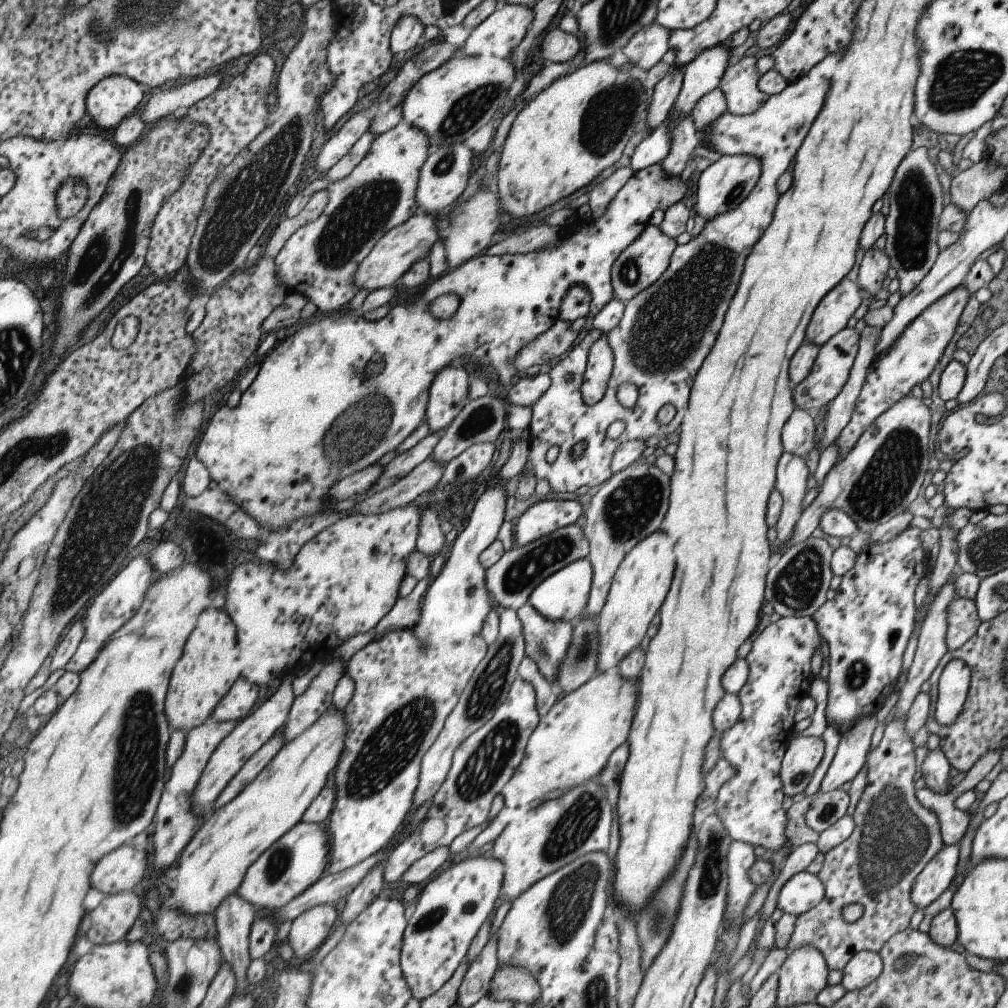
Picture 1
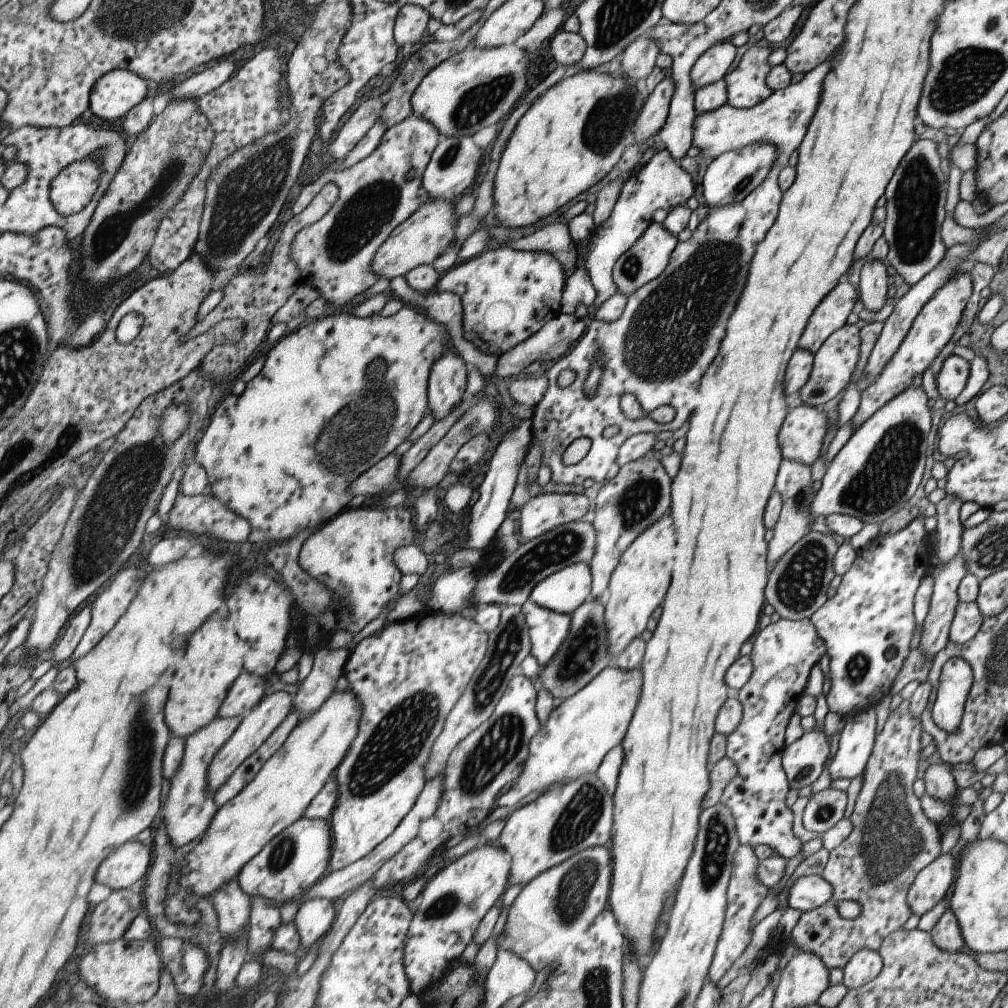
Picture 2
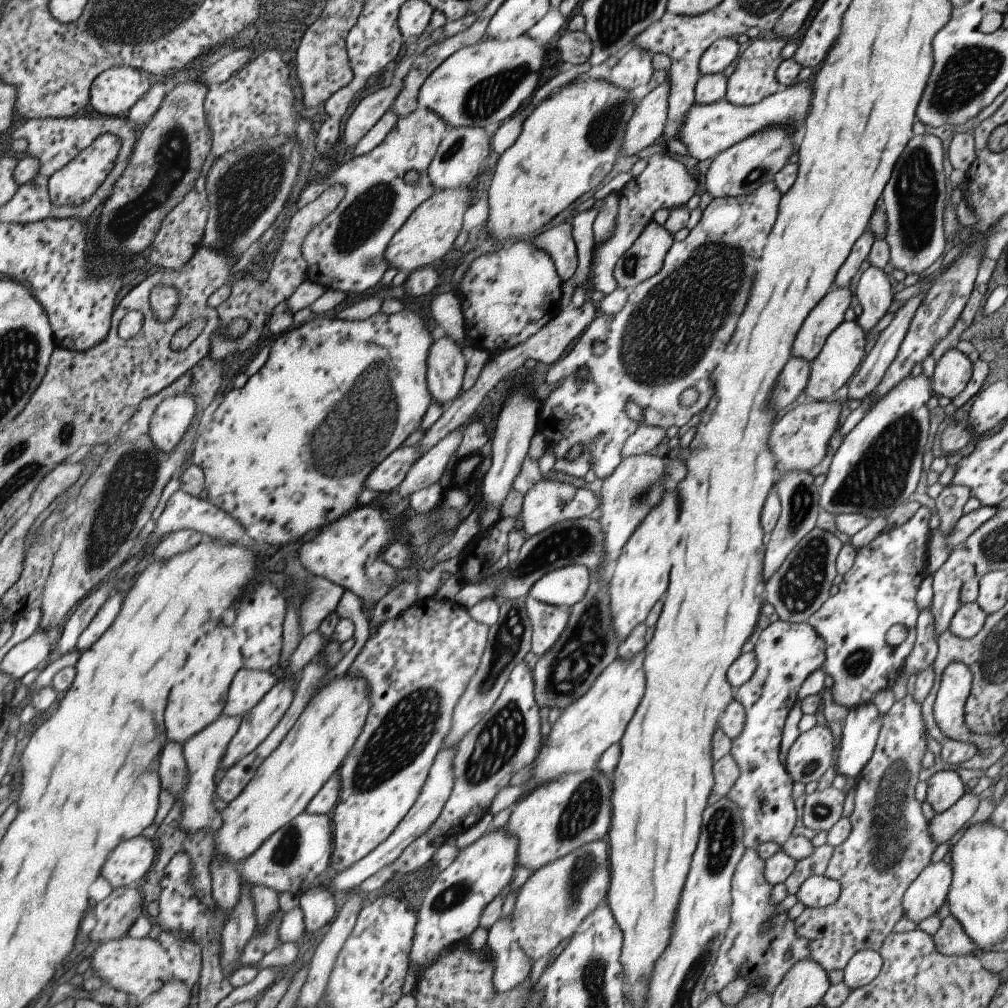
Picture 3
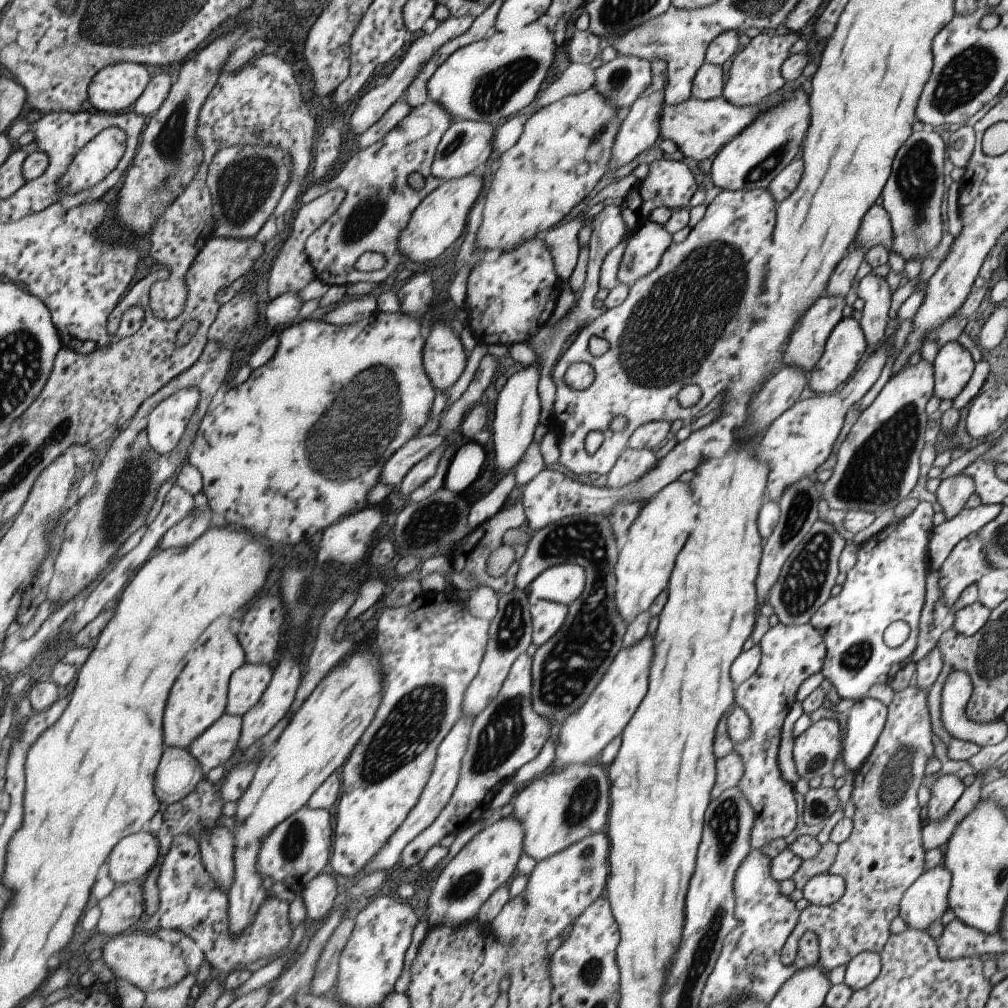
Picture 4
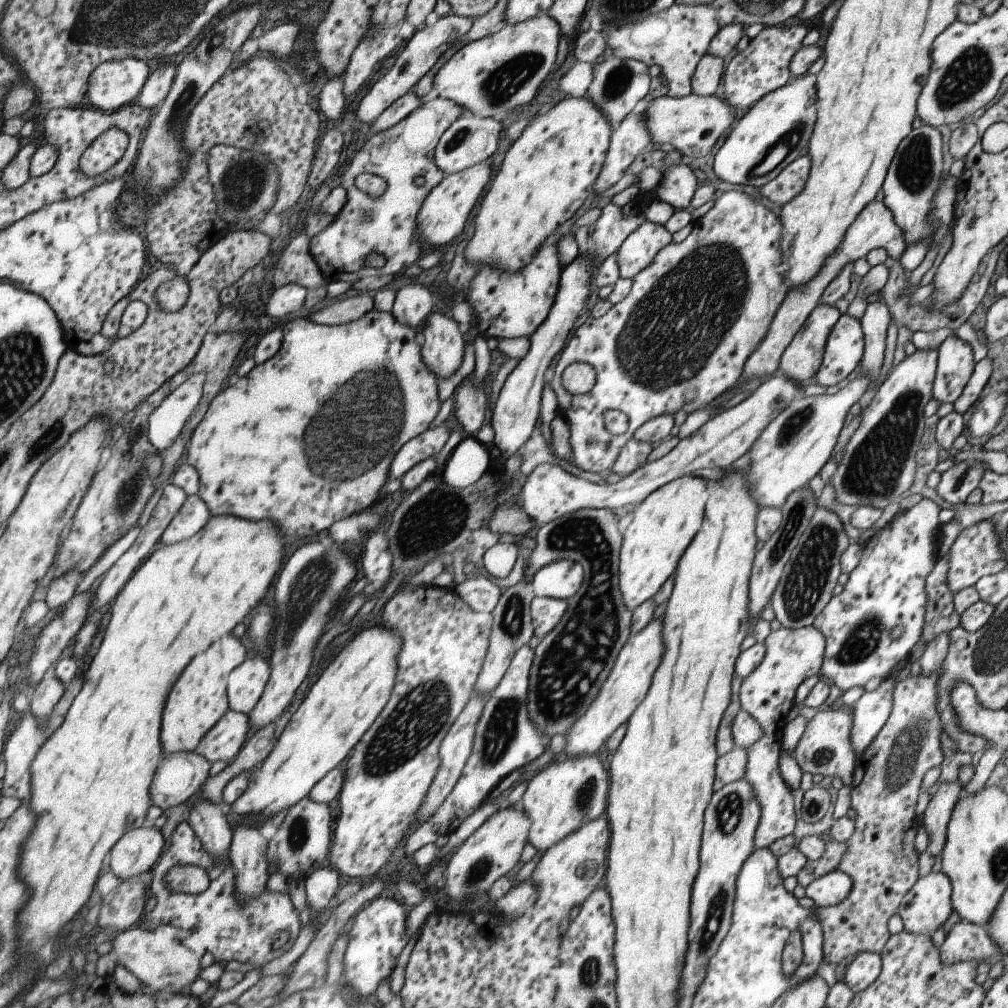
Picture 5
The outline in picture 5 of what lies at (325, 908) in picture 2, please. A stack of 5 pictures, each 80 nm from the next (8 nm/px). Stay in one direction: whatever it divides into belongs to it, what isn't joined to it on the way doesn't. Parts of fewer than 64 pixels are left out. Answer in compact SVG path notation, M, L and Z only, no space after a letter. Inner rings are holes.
M319 866L304 881L306 905L315 915L313 912L321 910L329 902L329 898L337 892L339 874L333 868Z

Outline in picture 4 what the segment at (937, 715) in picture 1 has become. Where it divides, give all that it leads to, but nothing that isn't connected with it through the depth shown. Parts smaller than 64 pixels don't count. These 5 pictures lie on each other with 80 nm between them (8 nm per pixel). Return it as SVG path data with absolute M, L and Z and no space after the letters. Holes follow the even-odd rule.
M953 671L947 675L940 702L943 726L952 737L969 741L974 749L995 745L1001 733L997 720L974 721L968 719L964 712L970 691L969 680L969 675L963 671Z

